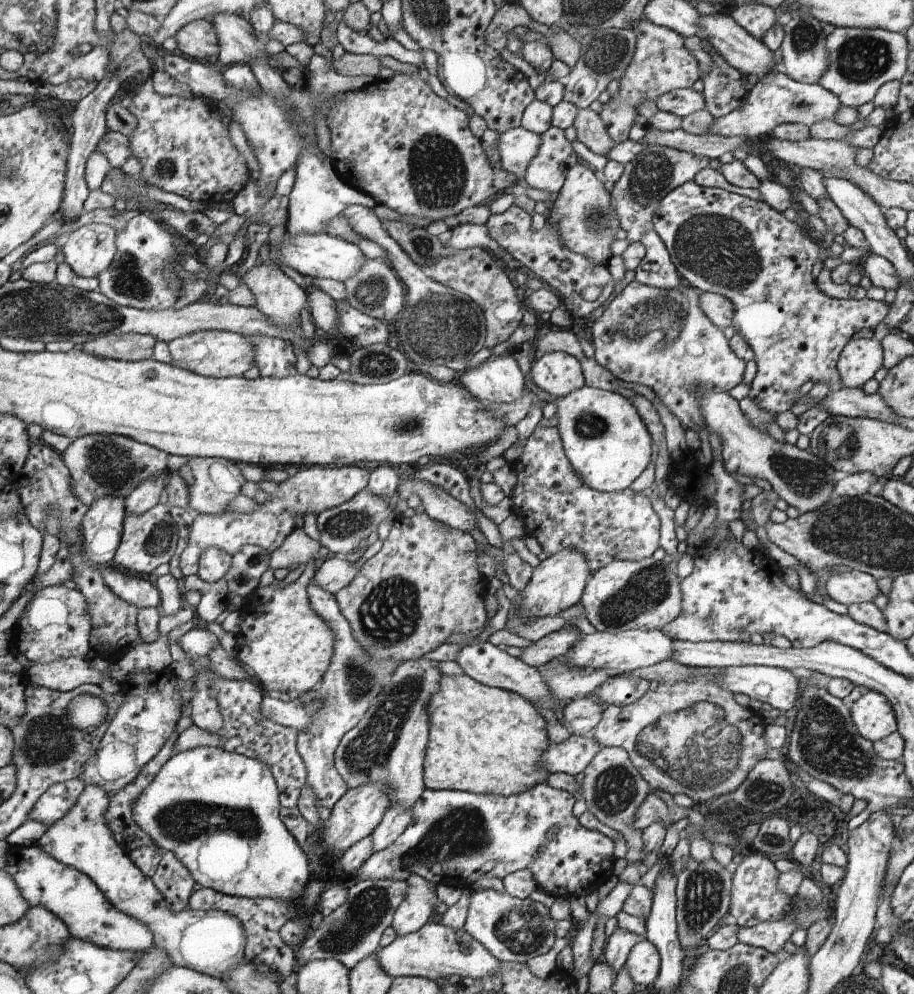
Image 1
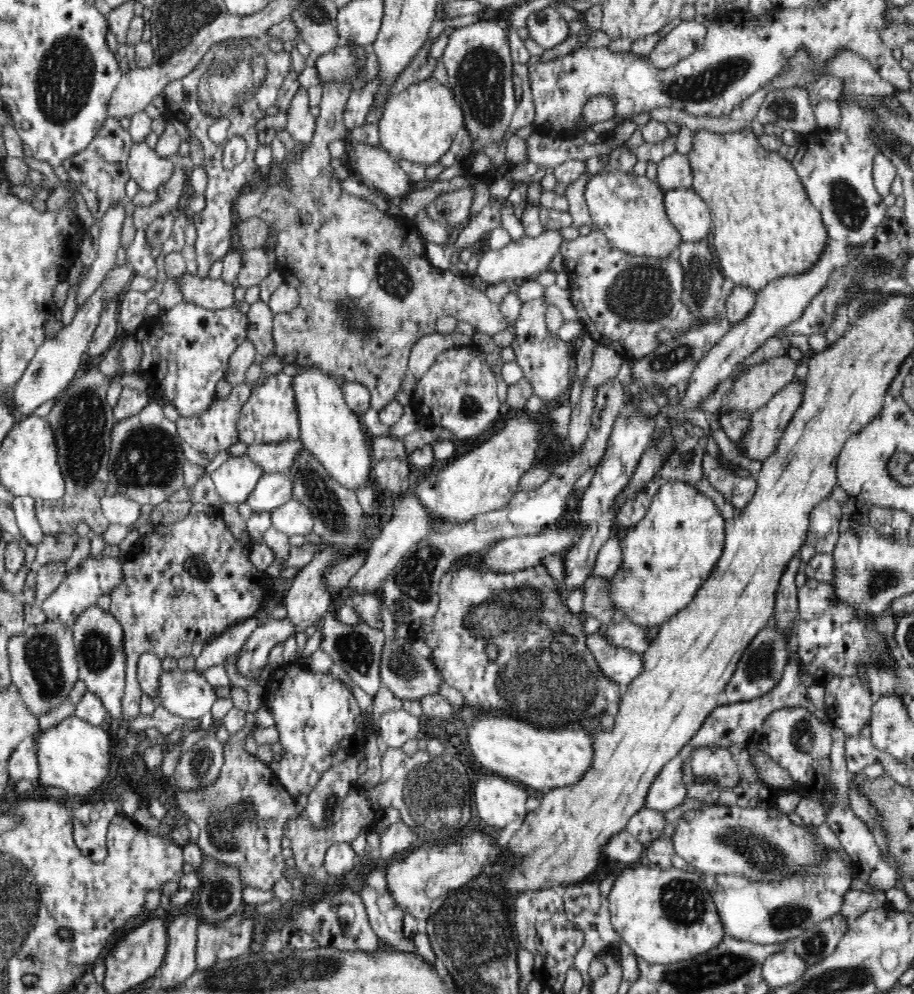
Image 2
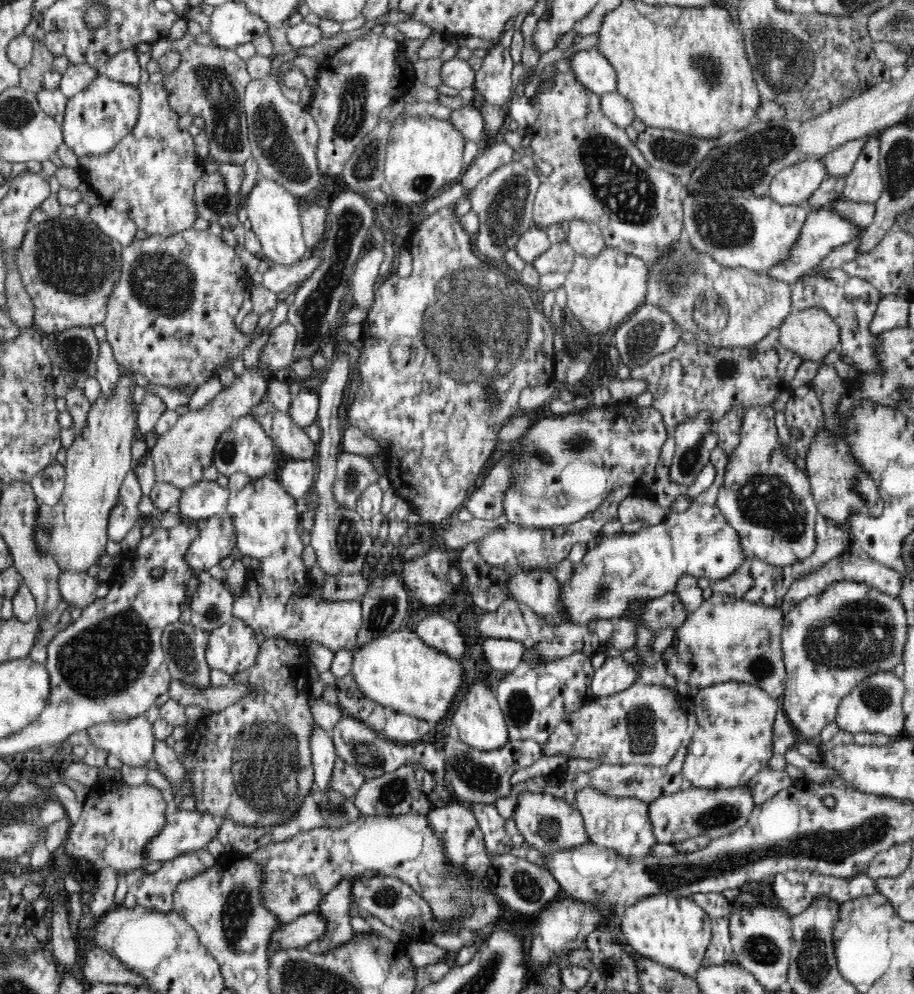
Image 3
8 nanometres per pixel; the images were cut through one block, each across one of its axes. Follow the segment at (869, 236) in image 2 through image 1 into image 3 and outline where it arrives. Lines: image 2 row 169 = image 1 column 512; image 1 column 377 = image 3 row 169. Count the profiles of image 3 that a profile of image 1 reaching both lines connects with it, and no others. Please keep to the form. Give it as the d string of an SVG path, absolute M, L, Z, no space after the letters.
M871 137L846 176L842 188L843 200L875 204L883 191L883 180L879 171L879 139Z

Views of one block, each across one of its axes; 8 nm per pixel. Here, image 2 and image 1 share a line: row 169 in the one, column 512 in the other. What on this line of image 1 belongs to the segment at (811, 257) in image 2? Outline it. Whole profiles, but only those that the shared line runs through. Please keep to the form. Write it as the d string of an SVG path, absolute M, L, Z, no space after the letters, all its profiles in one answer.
M443 675L441 689L429 706L431 728L425 754L426 788L439 791L466 791L481 795L516 796L544 783L550 776L543 755L548 751L546 722L536 708L514 691L489 687L468 675Z

